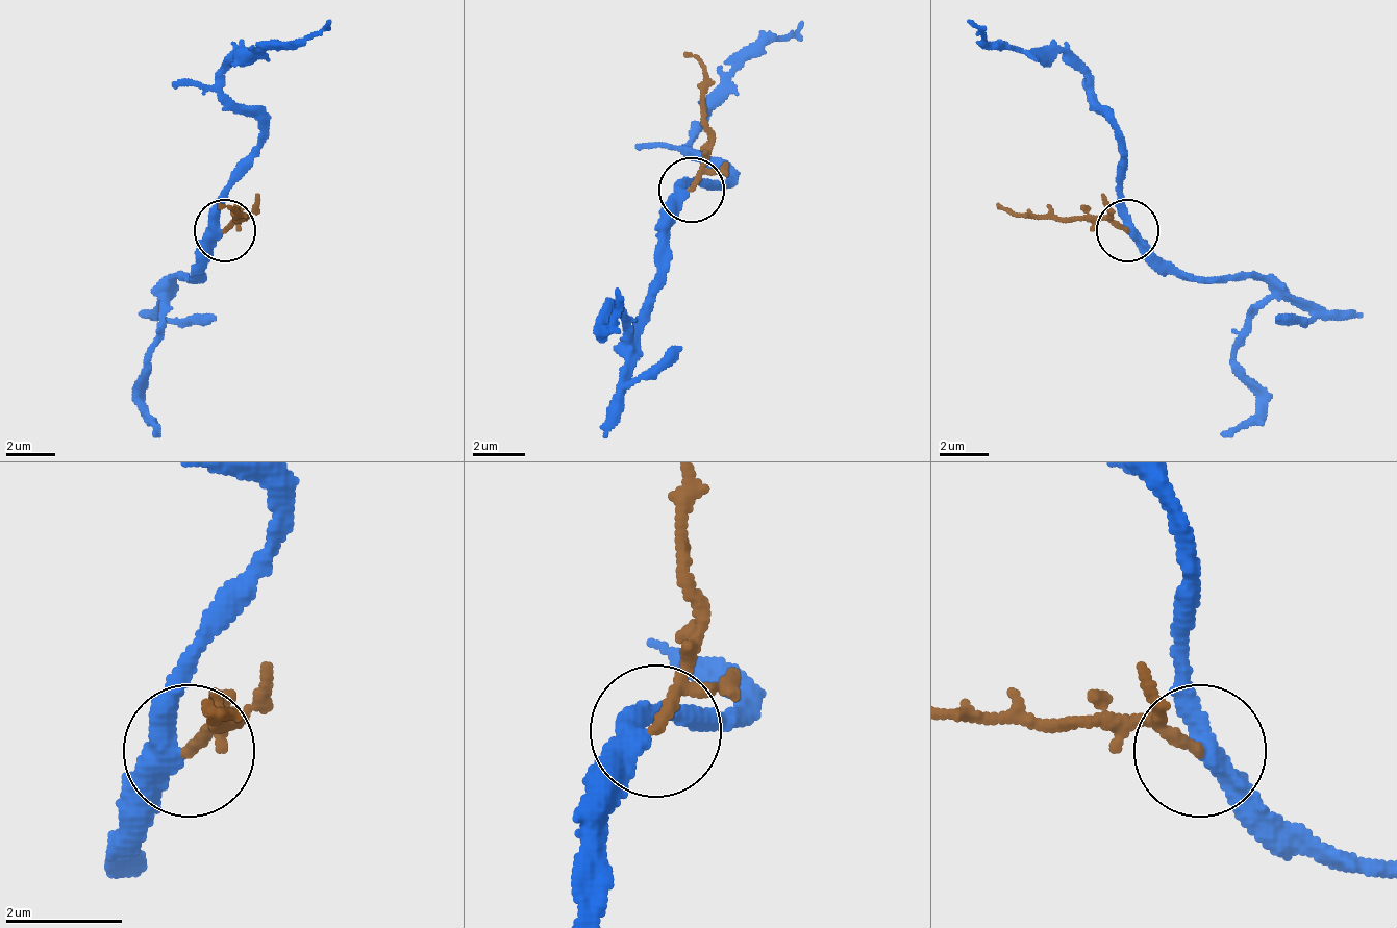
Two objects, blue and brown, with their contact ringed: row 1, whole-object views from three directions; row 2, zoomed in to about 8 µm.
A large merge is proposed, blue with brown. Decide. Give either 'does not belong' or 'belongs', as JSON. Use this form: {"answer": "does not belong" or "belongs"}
{"answer": "belongs"}

